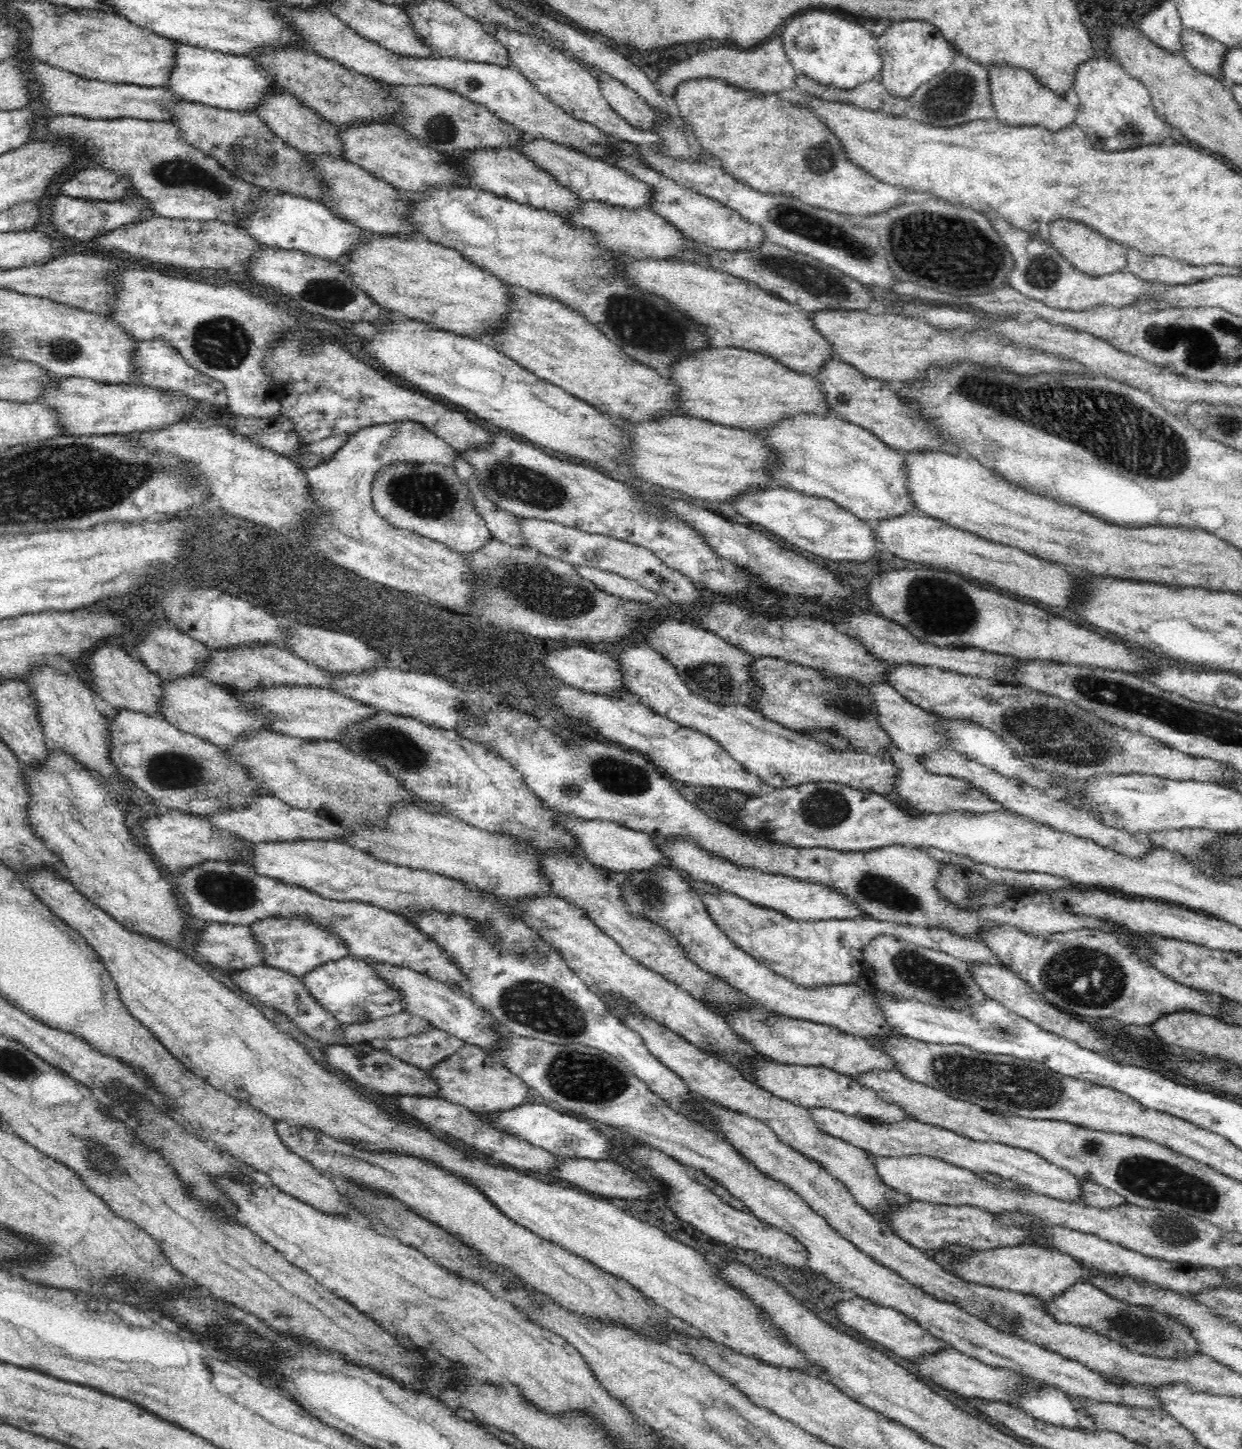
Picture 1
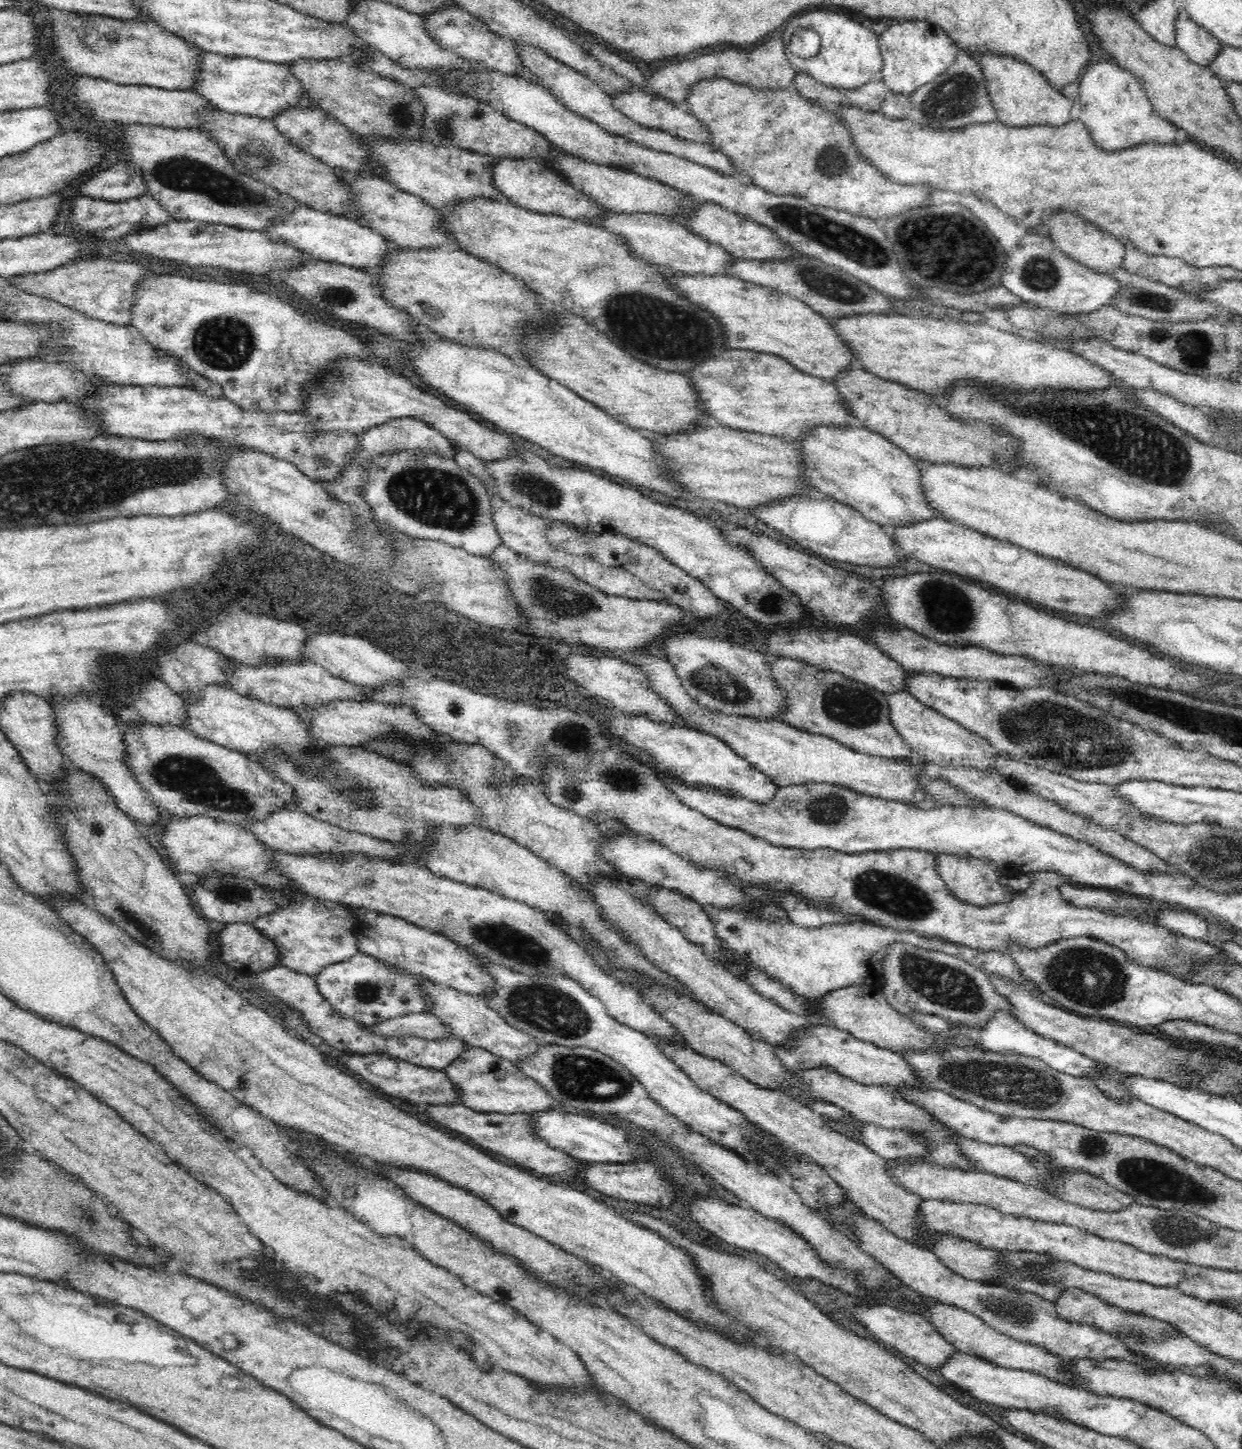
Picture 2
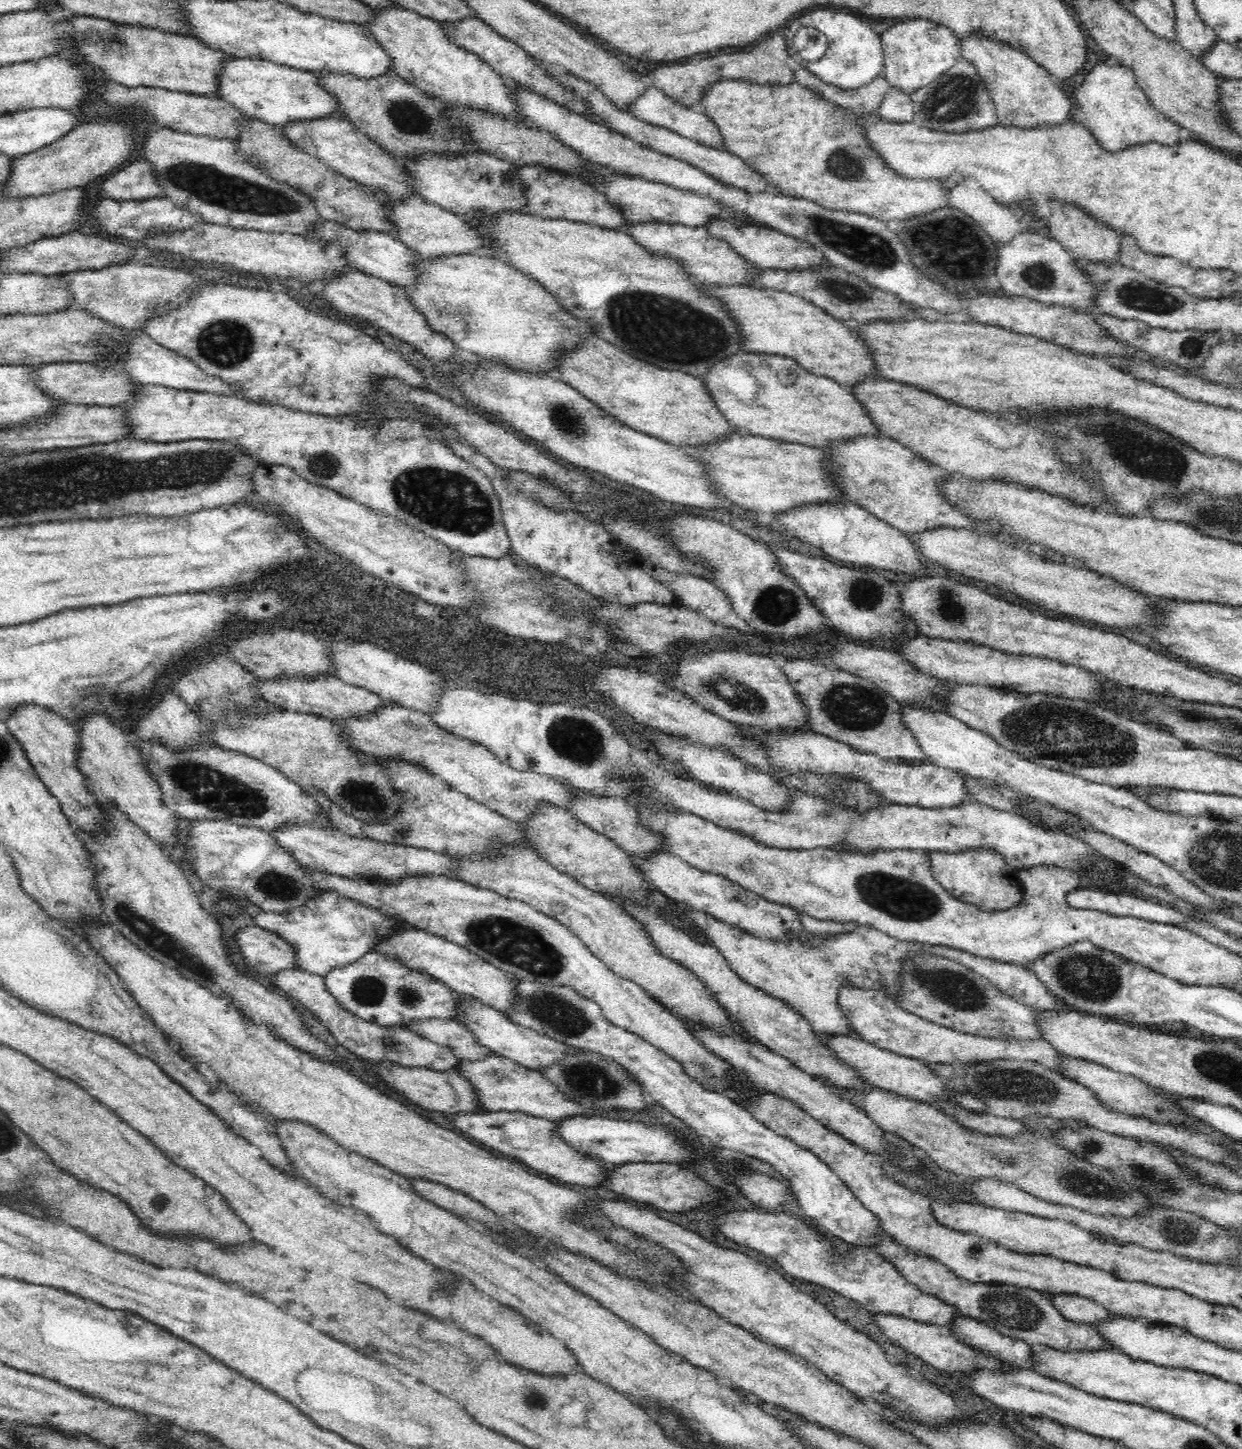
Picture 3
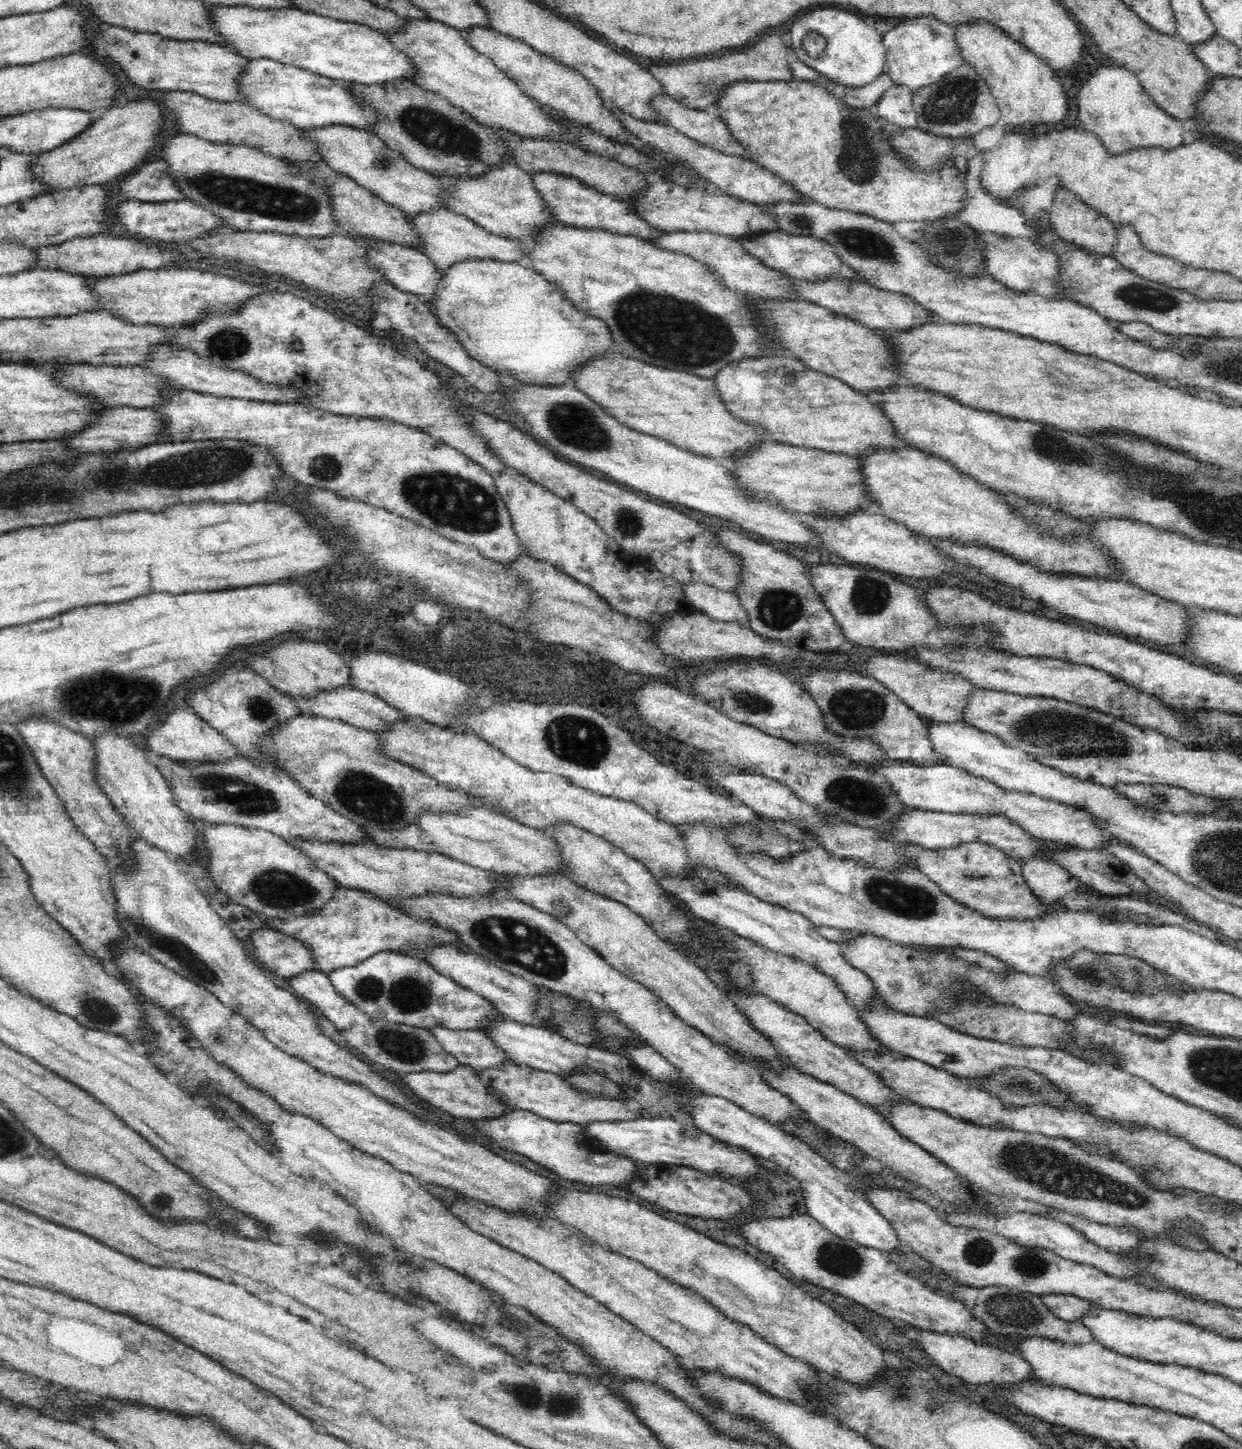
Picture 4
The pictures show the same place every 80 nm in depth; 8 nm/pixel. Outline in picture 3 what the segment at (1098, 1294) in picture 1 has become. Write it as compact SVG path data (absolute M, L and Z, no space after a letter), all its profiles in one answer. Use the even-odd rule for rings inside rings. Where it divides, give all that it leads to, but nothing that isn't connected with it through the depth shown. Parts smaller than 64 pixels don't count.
M1061 1293L1053 1296L1052 1302L1059 1314L1072 1322L1094 1324L1111 1314L1091 1299L1077 1295Z

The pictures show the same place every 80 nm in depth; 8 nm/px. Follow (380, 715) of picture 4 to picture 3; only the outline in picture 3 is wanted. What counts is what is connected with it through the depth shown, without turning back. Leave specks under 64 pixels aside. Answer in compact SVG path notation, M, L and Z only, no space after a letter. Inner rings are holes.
M323 677L314 681L294 681L285 679L278 683L262 681L258 686L258 693L266 697L270 703L284 705L290 712L313 714L327 719L350 720L350 718L366 718L370 714L378 714L384 708L384 701L374 692L356 687L342 680Z

